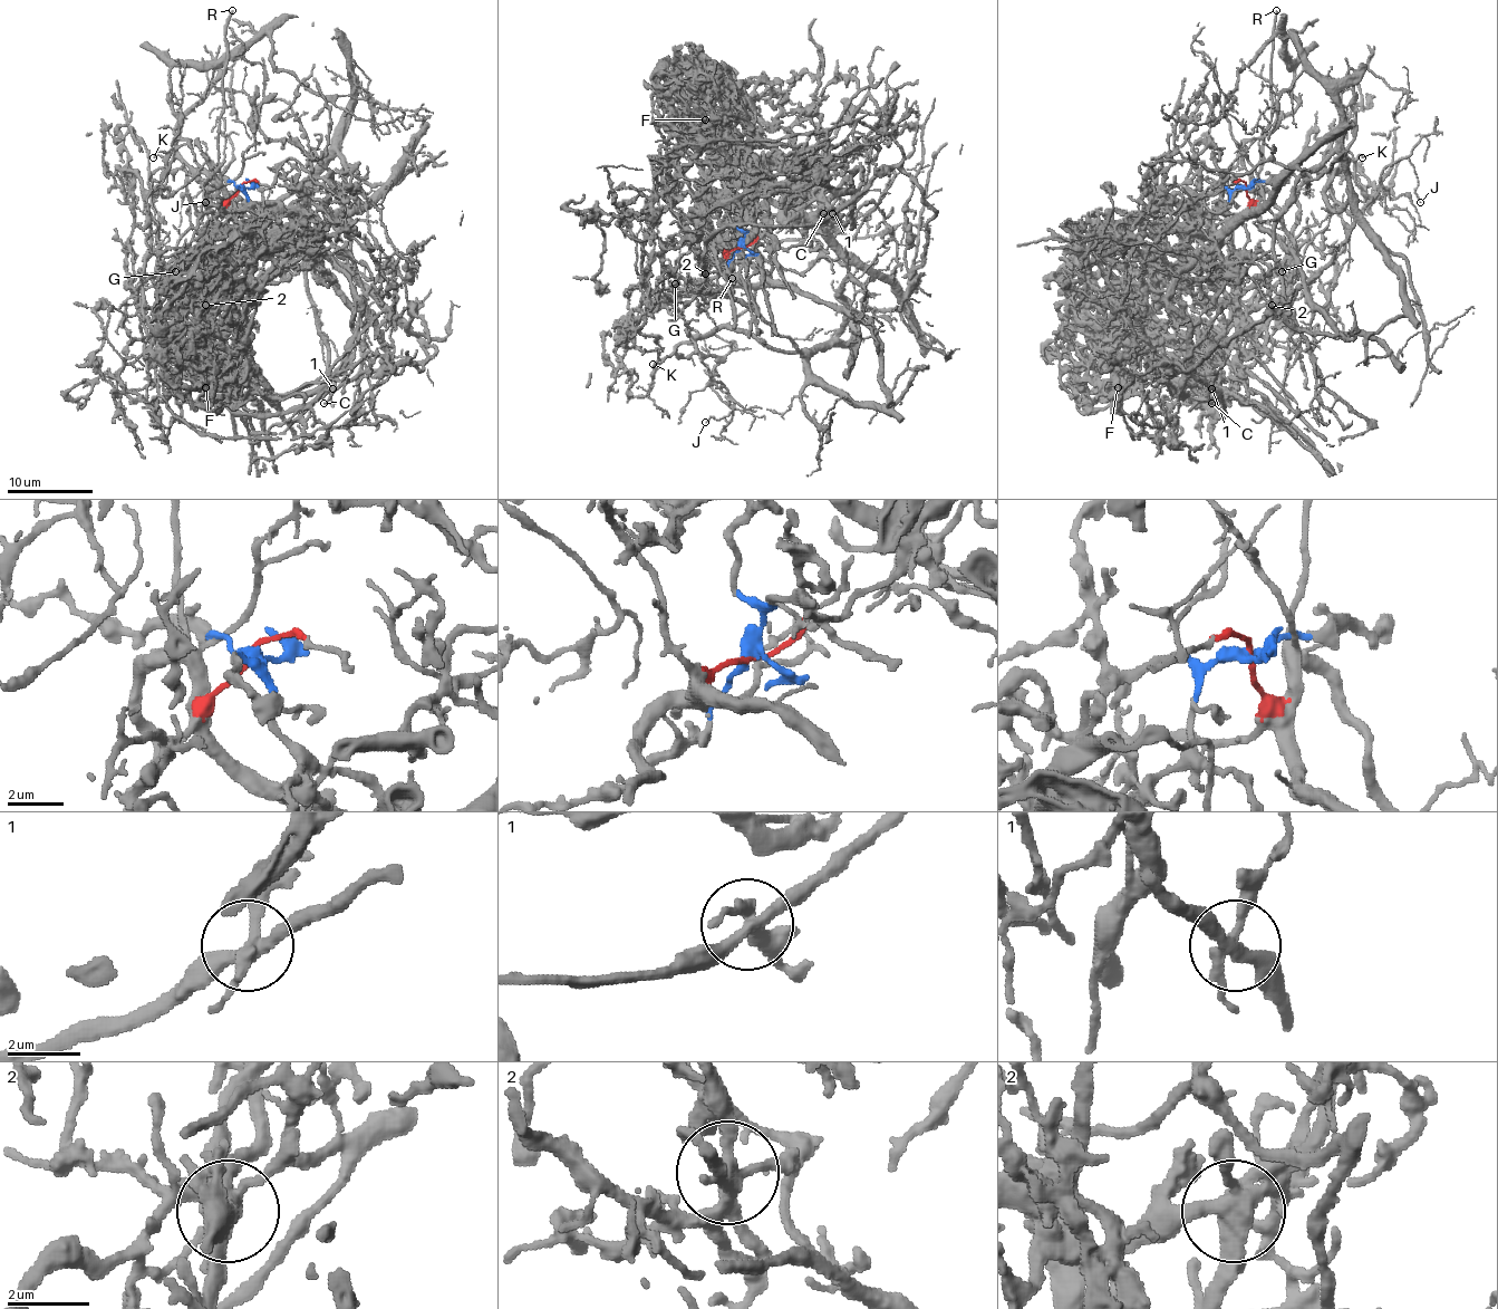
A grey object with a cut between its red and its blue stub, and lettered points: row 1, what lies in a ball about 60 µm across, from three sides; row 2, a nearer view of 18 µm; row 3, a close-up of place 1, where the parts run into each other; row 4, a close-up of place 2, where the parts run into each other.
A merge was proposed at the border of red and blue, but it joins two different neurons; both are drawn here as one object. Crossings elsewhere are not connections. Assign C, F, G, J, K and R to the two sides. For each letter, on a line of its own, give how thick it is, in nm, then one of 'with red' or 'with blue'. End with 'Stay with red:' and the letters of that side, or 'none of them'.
C: 150 nm | with blue
F: 190 nm | with blue
G: 220 nm | with blue
J: 110 nm | with blue
K: 140 nm | with blue
R: 200 nm | with red
Stay with red: R

